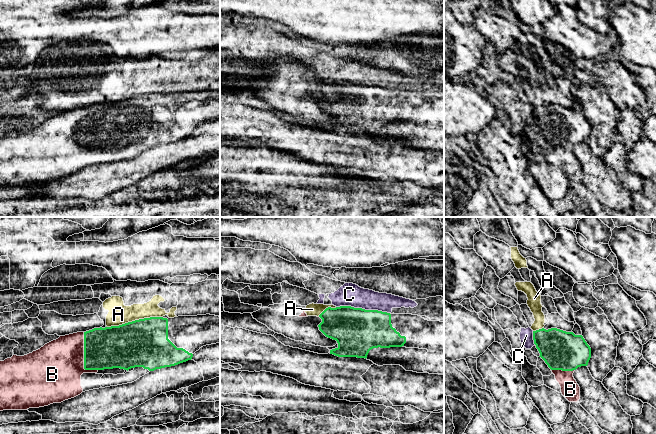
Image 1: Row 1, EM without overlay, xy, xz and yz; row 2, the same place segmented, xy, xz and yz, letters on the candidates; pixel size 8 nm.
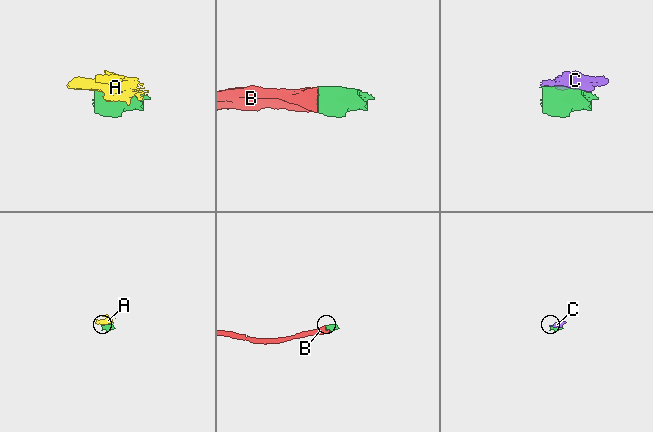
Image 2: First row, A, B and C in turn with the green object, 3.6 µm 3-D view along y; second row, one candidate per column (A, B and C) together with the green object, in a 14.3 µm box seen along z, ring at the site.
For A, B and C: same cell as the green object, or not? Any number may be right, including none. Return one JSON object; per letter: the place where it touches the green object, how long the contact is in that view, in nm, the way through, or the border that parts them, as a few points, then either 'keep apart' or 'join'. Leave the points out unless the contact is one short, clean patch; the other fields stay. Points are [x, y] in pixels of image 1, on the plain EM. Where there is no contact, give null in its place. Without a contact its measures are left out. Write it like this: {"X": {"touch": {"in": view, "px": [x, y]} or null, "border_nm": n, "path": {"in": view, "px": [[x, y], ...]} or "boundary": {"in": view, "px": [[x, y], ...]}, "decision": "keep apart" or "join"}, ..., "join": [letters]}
{"A": {"touch": {"in": "xy", "px": [135, 96]}, "border_nm": 460, "decision": "keep apart"}, "B": {"touch": {"in": "xy", "px": [84, 133]}, "border_nm": 340, "decision": "join"}, "C": {"touch": {"in": "xz", "px": [363, 85]}, "border_nm": 440, "decision": "keep apart"}, "join": ["B"]}

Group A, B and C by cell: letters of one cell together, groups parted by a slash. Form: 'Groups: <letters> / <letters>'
Groups: A / B / C

